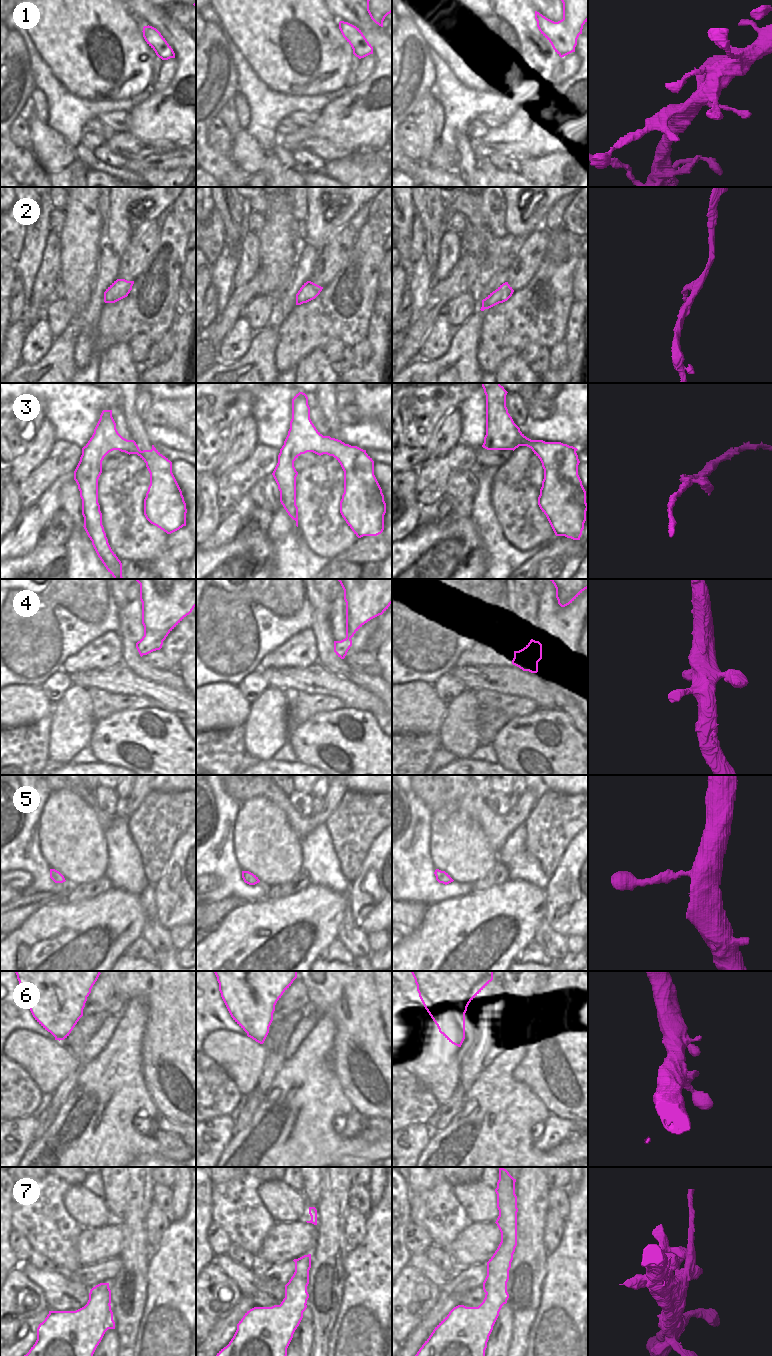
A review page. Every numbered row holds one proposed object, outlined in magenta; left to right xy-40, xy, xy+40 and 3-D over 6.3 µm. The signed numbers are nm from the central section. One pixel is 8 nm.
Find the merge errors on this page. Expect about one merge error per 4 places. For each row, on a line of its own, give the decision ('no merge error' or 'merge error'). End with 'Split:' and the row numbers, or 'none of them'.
1: no merge error
2: no merge error
3: no merge error
4: no merge error
5: no merge error
6: no merge error
7: merge error
Split: 7

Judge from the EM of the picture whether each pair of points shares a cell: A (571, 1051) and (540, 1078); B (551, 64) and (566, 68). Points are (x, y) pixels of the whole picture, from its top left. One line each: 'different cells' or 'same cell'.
A: same cell
B: different cells

